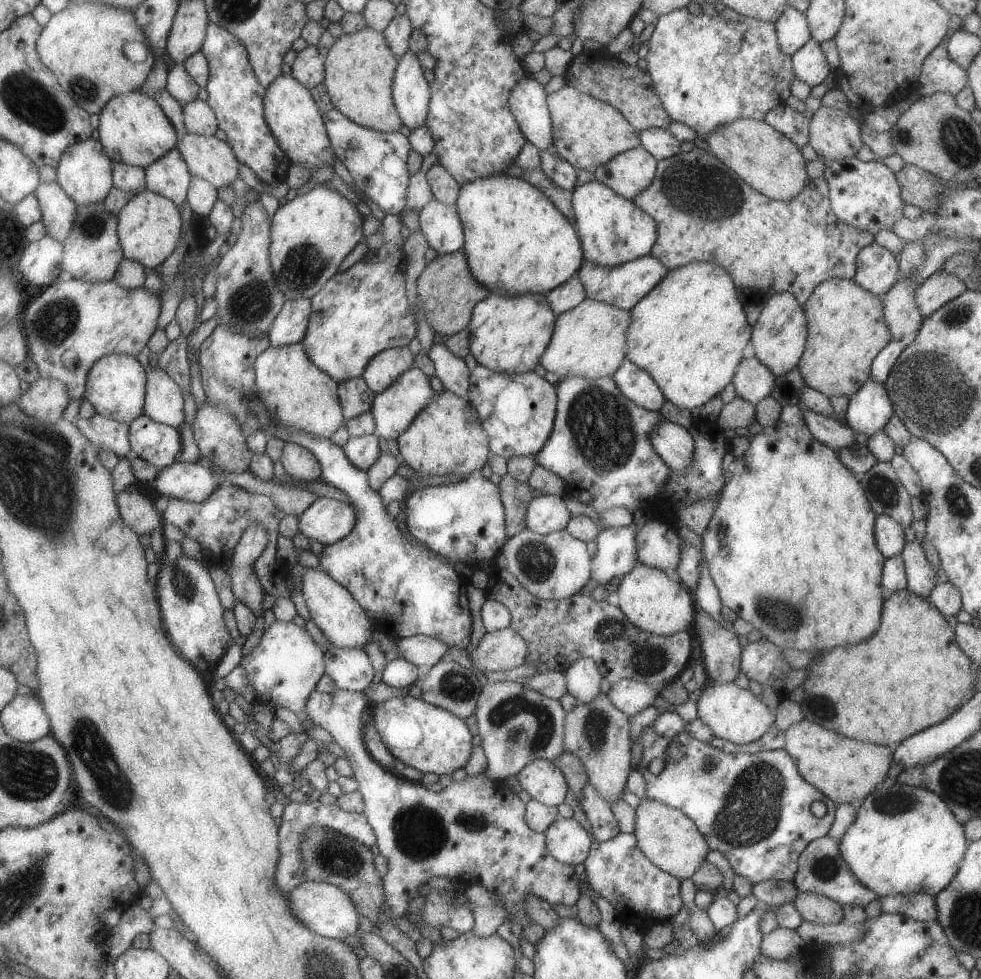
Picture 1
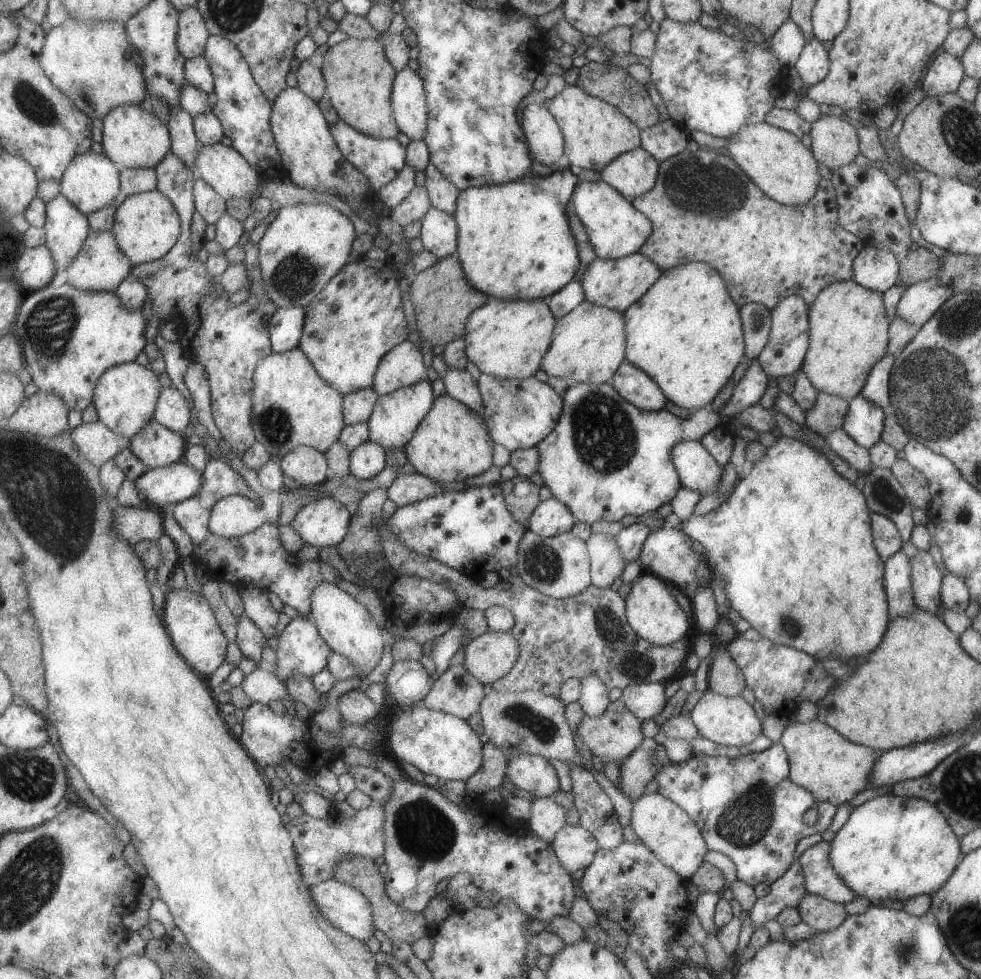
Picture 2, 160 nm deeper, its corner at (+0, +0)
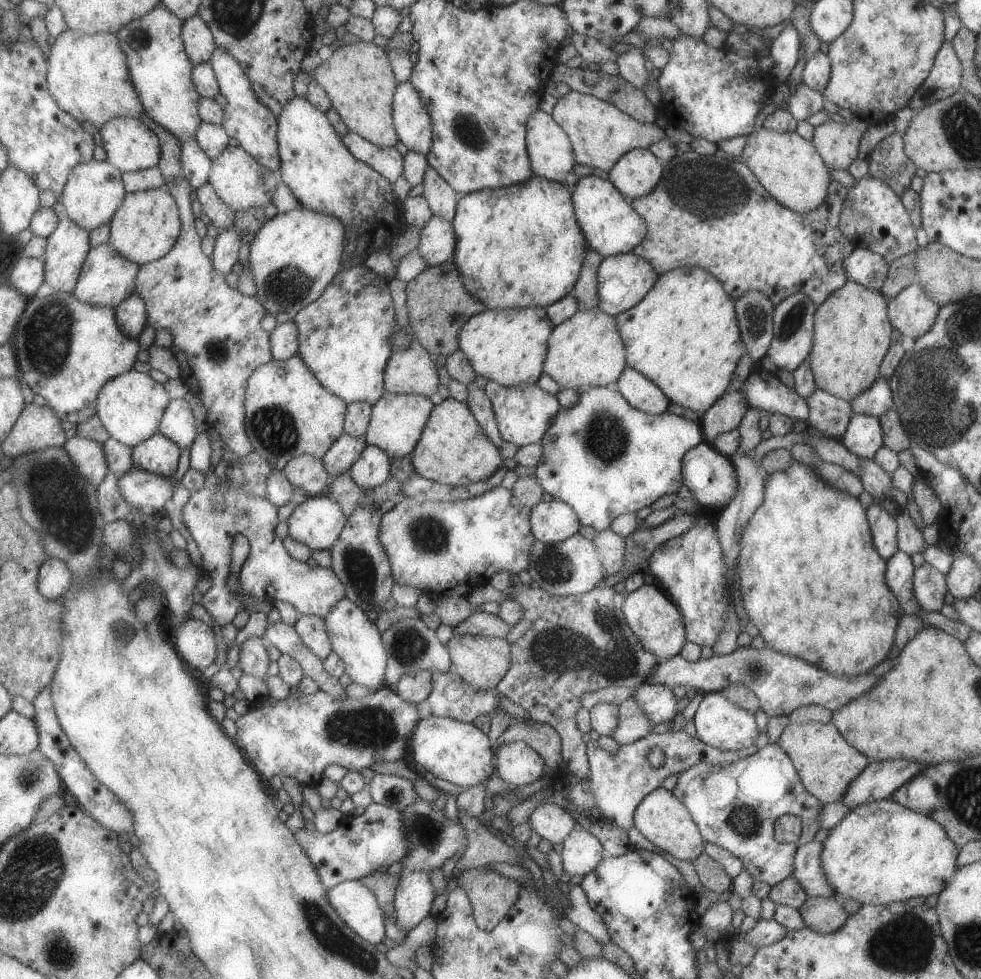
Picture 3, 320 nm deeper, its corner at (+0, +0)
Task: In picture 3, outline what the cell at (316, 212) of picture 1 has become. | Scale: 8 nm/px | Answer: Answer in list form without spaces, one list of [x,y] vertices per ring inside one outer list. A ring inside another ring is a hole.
[[[303,207],[268,218],[249,243],[248,263],[256,291],[254,297],[266,314],[285,313],[293,318],[326,290],[340,269],[344,245],[343,225],[329,215]]]

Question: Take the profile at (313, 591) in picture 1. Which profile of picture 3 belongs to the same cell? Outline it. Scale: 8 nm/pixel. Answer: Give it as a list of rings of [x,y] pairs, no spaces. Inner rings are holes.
[[[345,596],[339,599],[339,602],[331,608],[323,620],[332,651],[344,664],[344,673],[347,674],[351,682],[367,686],[367,688],[379,689],[384,686],[385,652],[381,645],[380,633],[373,622],[363,614],[364,610]]]

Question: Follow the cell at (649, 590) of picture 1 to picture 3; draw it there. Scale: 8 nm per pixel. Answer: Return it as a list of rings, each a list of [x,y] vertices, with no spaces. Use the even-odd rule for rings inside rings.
[[[643,584],[634,591],[625,593],[622,611],[629,630],[635,635],[636,641],[644,651],[653,654],[659,661],[679,655],[681,647],[686,642],[683,618],[681,618],[679,607],[665,590]]]

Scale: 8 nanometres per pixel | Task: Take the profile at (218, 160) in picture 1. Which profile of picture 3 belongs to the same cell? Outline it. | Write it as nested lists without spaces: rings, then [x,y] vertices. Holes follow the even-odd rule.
[[[227,145],[217,158],[211,161],[208,183],[215,190],[215,194],[235,211],[247,210],[253,207],[264,207],[271,203],[273,193],[280,181],[279,170],[269,170],[259,164],[241,147]]]

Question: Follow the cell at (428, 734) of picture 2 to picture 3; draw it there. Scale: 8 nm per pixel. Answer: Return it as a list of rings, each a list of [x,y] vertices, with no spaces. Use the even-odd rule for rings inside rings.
[[[431,715],[428,718],[420,718],[416,724],[408,743],[408,759],[423,766],[433,776],[466,789],[487,782],[494,768],[491,741],[472,723]]]

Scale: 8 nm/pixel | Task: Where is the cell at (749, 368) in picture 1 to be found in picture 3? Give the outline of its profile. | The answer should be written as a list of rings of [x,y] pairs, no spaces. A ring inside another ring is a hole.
[[[741,391],[725,392],[701,413],[702,440],[711,445],[718,434],[737,429],[747,407]]]

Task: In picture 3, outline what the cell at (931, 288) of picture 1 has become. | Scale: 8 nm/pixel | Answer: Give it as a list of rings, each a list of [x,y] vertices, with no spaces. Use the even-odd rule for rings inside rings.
[[[915,284],[906,286],[887,303],[891,326],[896,328],[901,336],[912,341],[931,328],[940,309],[940,306],[927,298],[923,289]]]

